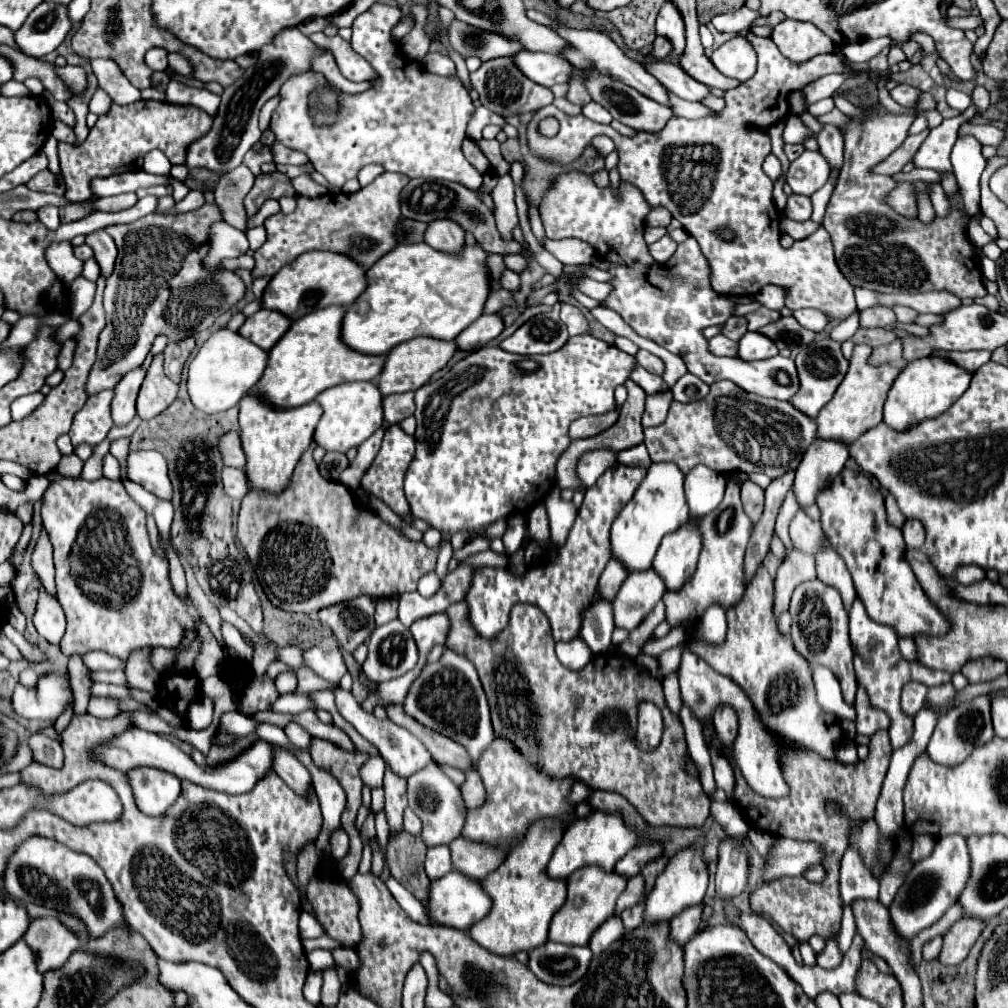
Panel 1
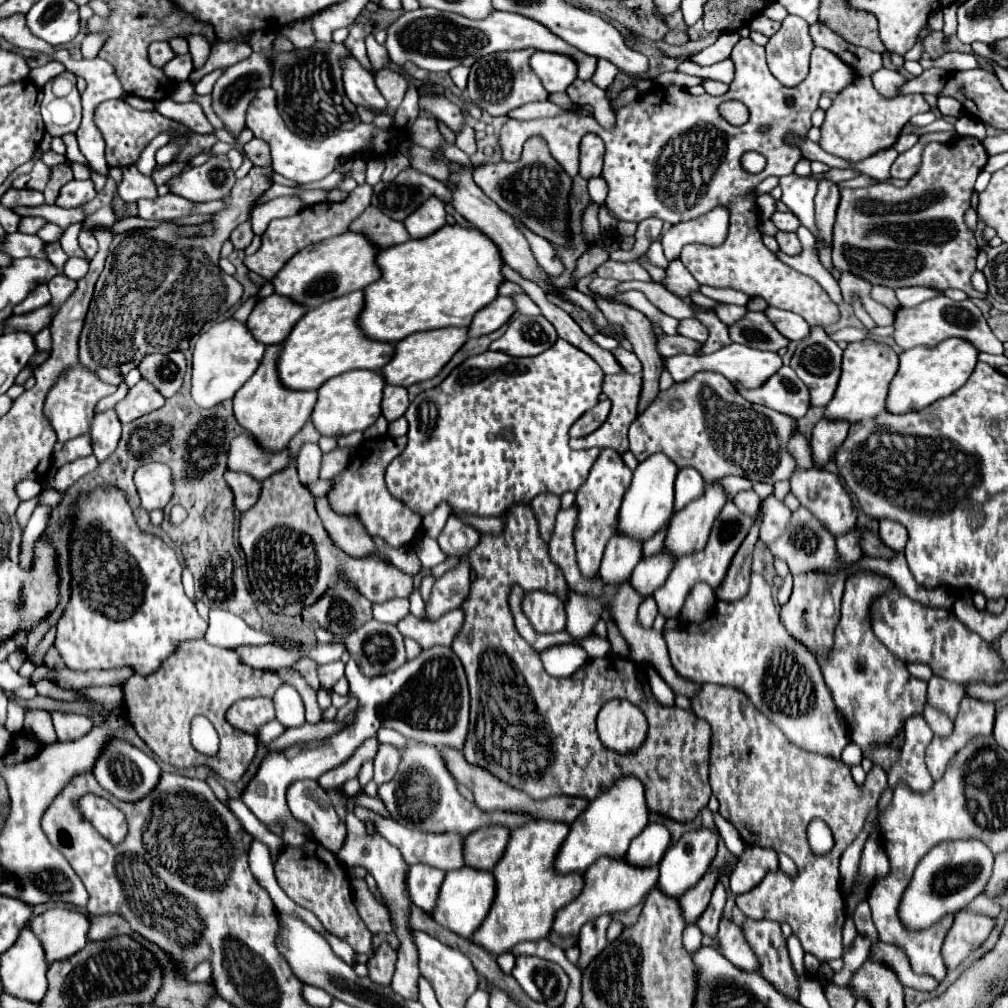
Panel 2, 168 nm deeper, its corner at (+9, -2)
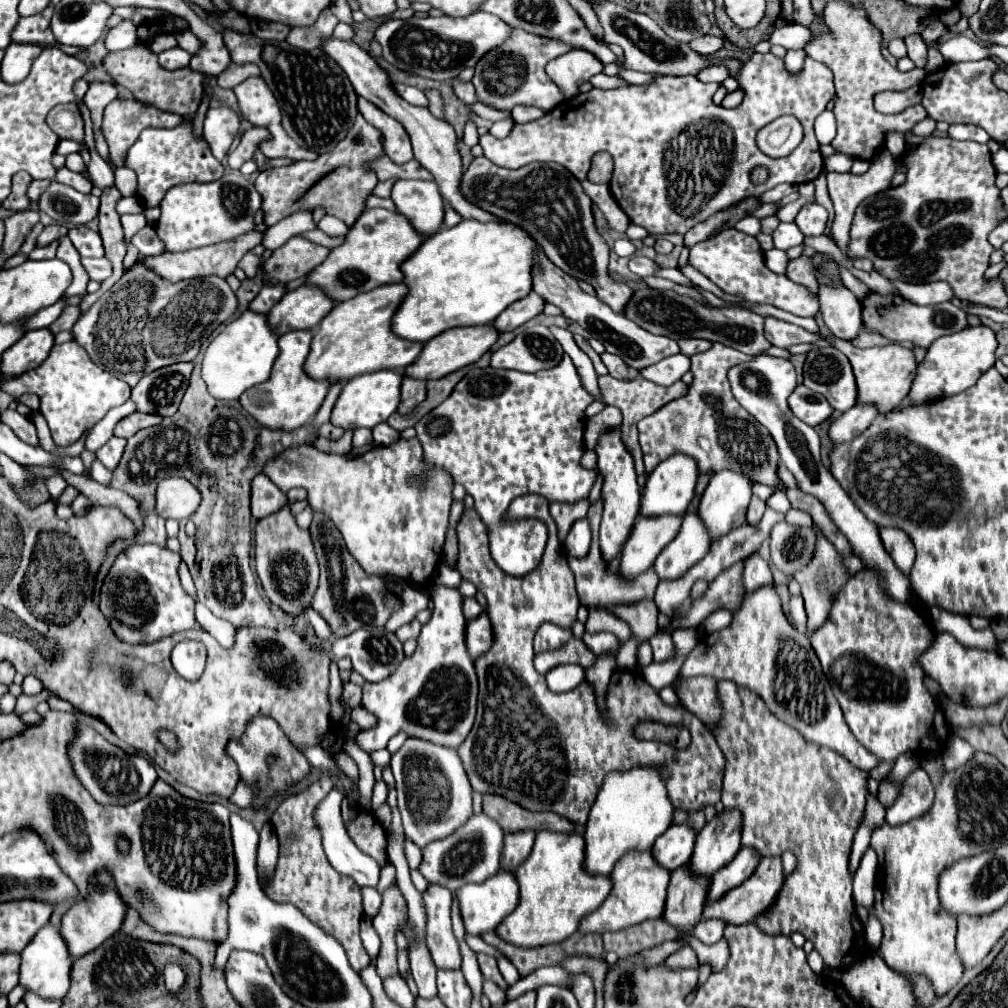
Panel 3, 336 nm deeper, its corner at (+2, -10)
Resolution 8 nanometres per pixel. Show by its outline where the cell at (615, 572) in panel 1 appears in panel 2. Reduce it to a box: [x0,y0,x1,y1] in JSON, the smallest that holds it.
[599,534,641,584]

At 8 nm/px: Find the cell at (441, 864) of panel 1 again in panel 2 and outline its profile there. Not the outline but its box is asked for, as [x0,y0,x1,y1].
[409,864,445,912]

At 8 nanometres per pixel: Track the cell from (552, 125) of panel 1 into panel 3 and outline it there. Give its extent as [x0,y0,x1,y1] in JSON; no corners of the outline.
[460,156,632,314]

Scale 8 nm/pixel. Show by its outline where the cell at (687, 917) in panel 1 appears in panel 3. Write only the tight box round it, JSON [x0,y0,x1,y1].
[708,848,762,902]

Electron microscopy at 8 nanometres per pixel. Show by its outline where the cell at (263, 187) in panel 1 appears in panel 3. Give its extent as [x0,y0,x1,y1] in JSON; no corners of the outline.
[240,246,266,280]

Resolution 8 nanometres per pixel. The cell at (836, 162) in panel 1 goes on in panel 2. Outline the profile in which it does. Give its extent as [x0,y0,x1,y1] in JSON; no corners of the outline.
[815,178,839,244]

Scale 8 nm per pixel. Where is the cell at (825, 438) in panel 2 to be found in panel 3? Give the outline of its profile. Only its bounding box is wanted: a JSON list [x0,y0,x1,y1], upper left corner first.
[830,404,878,444]

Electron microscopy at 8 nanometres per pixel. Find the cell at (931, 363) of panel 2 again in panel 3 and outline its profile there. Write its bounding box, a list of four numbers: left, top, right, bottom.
[908,326,998,404]

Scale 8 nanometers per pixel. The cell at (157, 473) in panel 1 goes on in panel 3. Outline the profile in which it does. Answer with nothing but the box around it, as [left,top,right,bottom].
[156,478,200,520]

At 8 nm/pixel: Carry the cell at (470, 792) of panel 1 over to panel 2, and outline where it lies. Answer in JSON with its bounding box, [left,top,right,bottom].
[471,820,583,956]

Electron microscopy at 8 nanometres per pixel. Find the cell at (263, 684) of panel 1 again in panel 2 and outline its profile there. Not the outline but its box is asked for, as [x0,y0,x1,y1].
[227,698,275,734]

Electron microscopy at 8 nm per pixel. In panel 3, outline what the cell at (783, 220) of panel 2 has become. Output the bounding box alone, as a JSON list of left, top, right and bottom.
[774,224,804,250]

